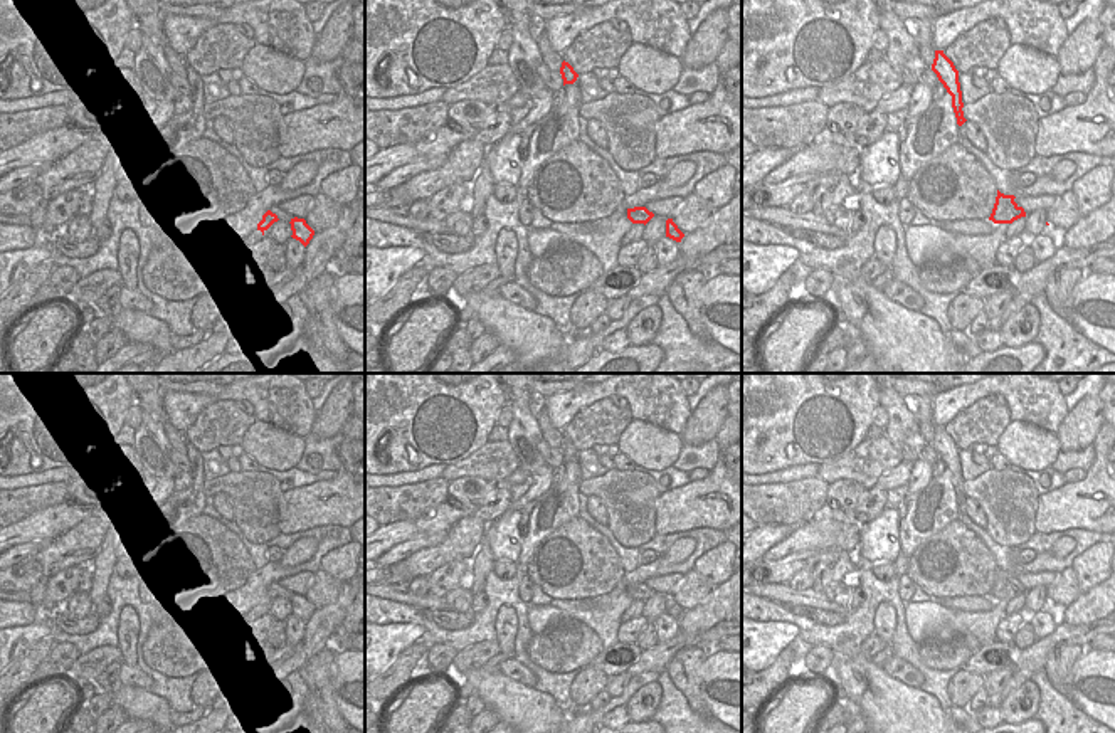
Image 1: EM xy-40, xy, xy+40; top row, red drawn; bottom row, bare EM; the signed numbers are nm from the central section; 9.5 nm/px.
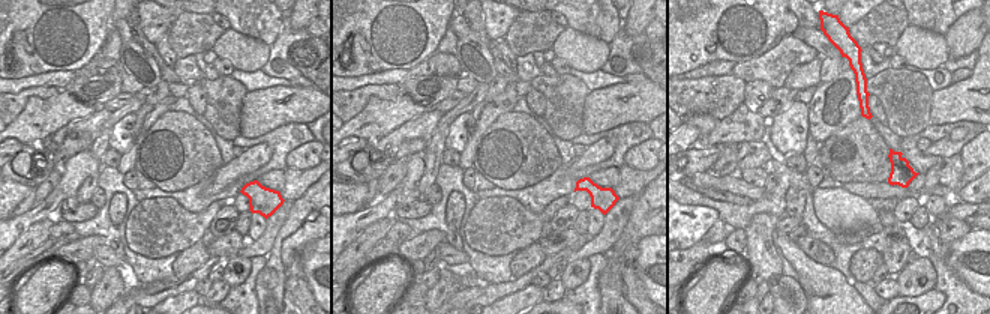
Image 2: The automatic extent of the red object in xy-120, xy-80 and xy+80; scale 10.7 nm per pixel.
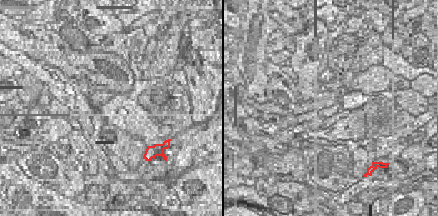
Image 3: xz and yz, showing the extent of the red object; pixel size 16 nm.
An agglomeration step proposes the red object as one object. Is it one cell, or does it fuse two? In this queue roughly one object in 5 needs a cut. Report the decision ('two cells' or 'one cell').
two cells

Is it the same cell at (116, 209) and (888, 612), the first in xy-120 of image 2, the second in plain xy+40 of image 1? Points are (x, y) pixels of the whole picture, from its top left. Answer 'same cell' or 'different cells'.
same cell

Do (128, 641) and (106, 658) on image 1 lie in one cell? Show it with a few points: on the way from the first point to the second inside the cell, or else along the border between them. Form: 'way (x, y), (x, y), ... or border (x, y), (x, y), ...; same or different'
border (118, 646), (121, 658); different

